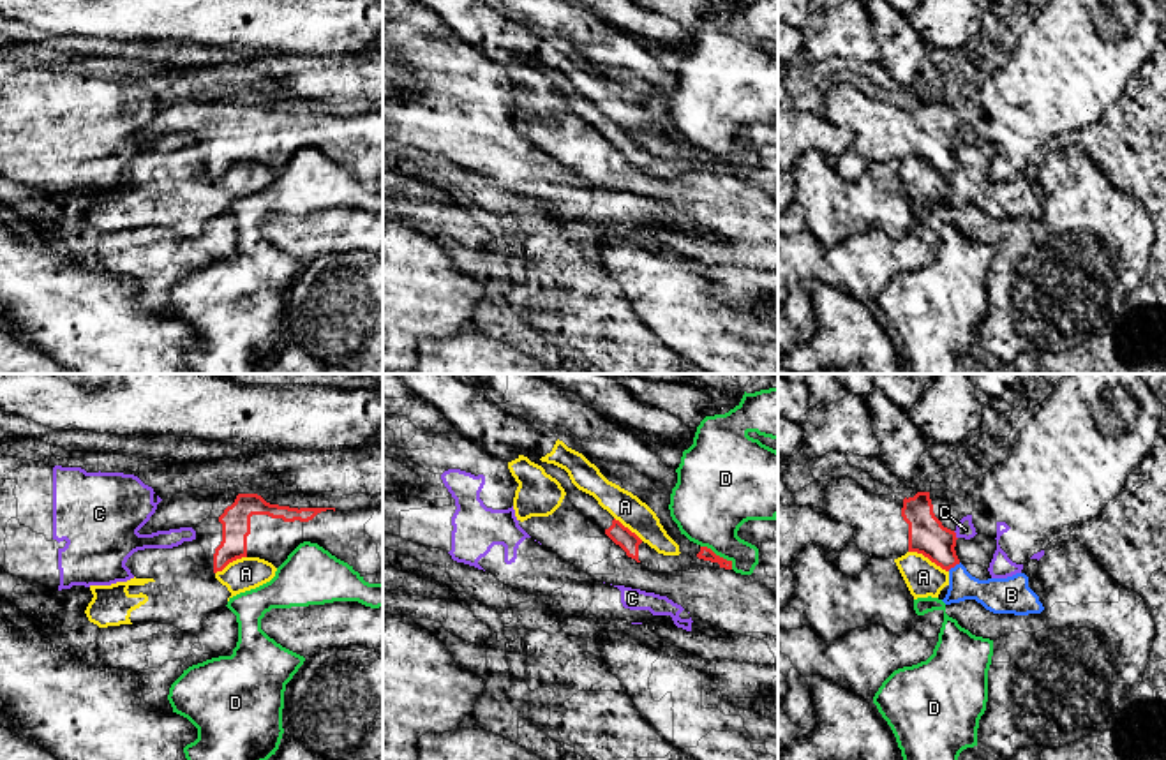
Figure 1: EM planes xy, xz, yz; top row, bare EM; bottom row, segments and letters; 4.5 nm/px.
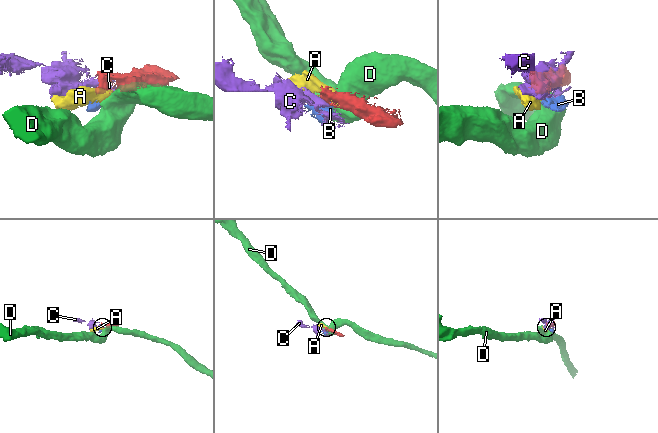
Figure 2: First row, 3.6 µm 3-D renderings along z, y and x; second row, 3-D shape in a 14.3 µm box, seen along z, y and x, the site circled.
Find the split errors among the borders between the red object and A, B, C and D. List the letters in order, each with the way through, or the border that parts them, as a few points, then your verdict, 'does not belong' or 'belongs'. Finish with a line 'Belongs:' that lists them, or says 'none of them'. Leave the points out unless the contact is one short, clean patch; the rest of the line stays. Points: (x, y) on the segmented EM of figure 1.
A: along yz (909, 551), (921, 552), (948, 572) | does not belong
B: along yz (960, 563), (948, 570) | does not belong
C: along yz (953, 531), (956, 538) | does not belong
D: along xz (701, 545), (725, 558), (732, 568) | does not belong
Belongs: none of them

